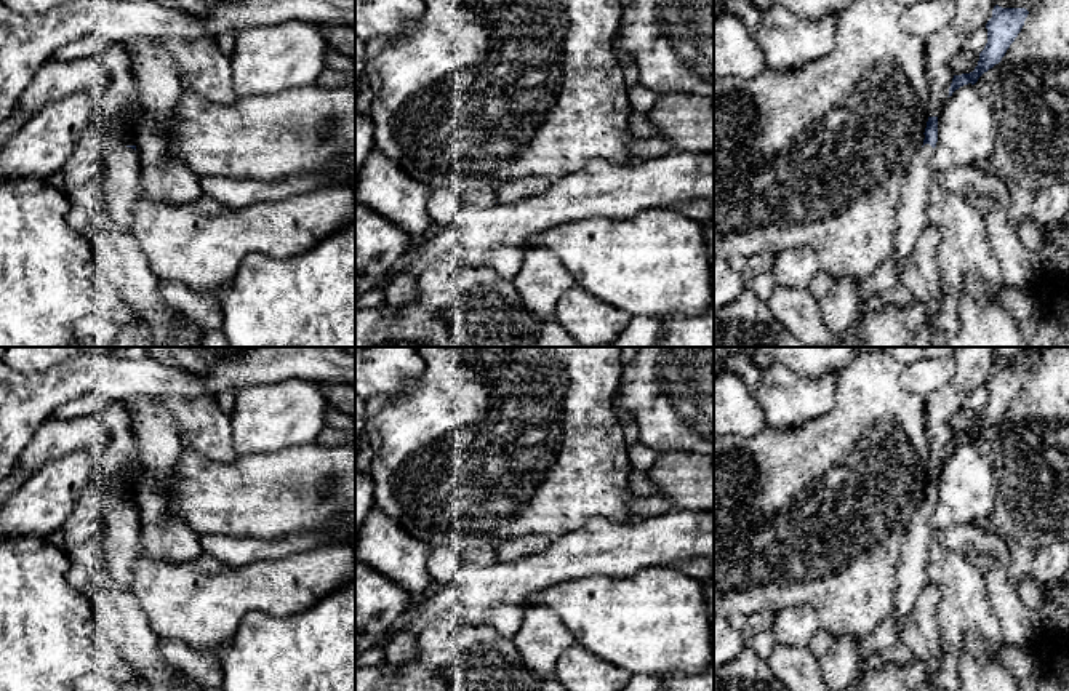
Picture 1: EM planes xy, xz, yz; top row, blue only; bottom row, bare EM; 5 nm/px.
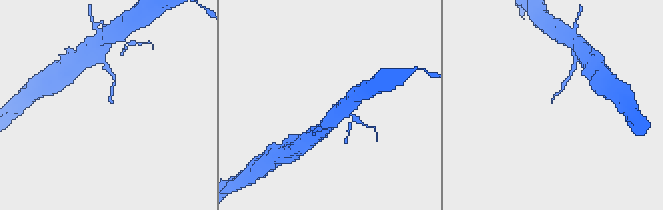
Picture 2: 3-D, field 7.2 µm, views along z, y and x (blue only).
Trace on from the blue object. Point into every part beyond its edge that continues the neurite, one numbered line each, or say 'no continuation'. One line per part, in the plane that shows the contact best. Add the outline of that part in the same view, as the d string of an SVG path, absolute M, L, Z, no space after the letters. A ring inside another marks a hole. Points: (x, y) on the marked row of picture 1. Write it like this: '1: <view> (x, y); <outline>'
1: yz (911, 216); M925 144L914 155L901 186L901 198L896 210L895 261L903 270L914 251L915 242L927 227L927 203L930 187L938 173L931 168L933 147Z

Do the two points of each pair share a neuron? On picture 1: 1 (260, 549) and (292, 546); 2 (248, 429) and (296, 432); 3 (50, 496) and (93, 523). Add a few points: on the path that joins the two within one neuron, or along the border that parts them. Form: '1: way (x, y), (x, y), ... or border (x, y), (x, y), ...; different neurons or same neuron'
1: way (268, 549), (284, 546); same neuron
2: way (260, 429), (285, 429); same neuron
3: border (95, 480), (61, 528); different neurons

